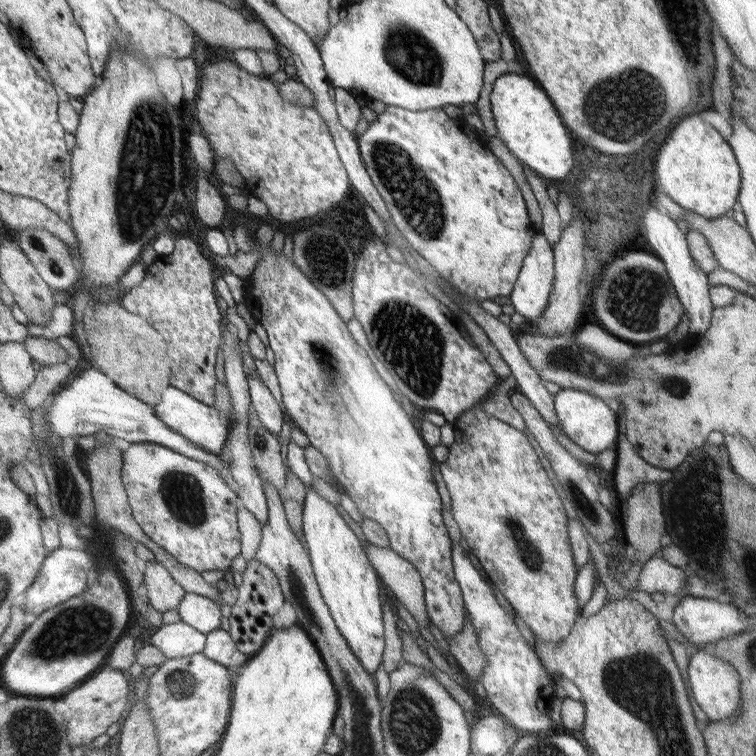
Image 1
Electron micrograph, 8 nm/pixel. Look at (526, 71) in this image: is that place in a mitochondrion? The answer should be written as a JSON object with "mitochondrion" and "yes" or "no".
{"mitochondrion":"no"}

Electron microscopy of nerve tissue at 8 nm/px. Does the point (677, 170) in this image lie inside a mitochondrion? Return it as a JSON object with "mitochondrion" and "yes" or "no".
{"mitochondrion":"no"}

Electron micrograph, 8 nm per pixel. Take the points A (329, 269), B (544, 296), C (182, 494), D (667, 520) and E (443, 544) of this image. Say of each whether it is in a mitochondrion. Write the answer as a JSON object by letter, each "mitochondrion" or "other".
{"A":"mitochondrion","B":"other","C":"mitochondrion","D":"other","E":"other"}

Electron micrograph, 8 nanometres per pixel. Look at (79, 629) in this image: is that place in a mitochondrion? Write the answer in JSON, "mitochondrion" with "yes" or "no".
{"mitochondrion":"yes"}

